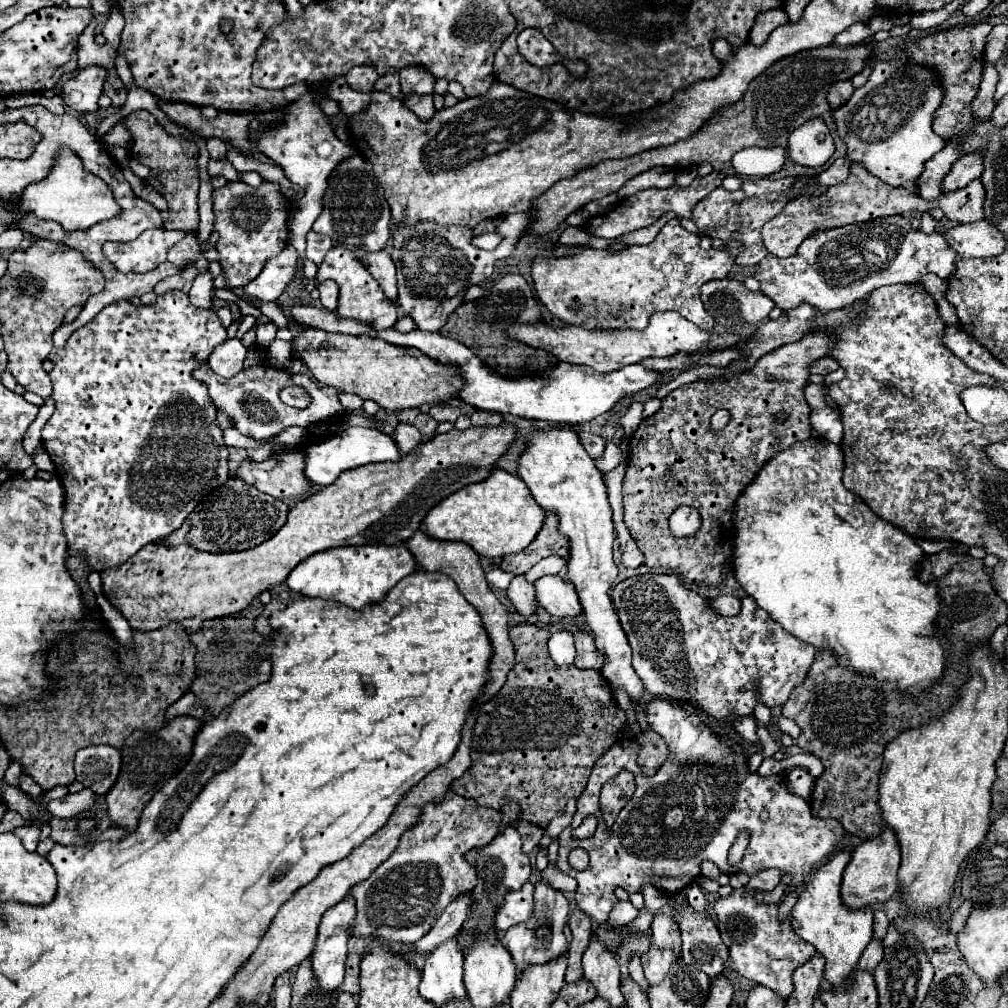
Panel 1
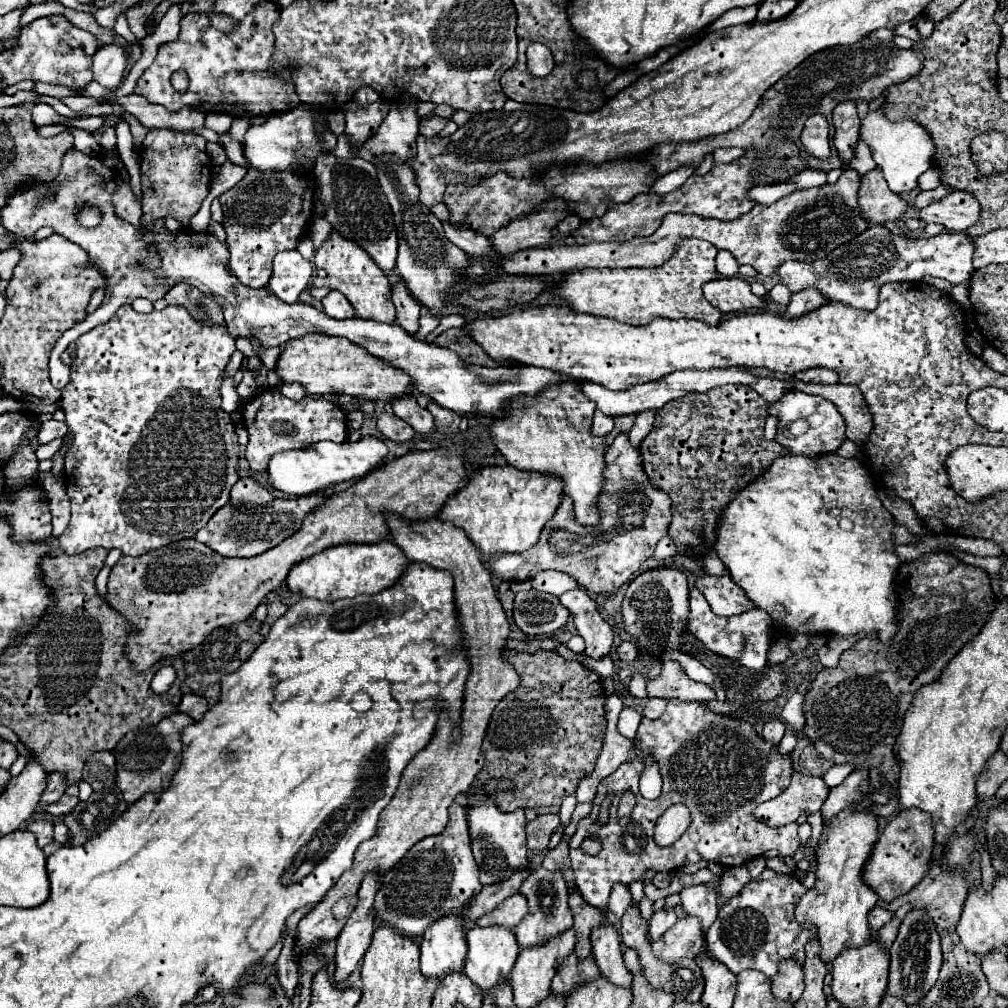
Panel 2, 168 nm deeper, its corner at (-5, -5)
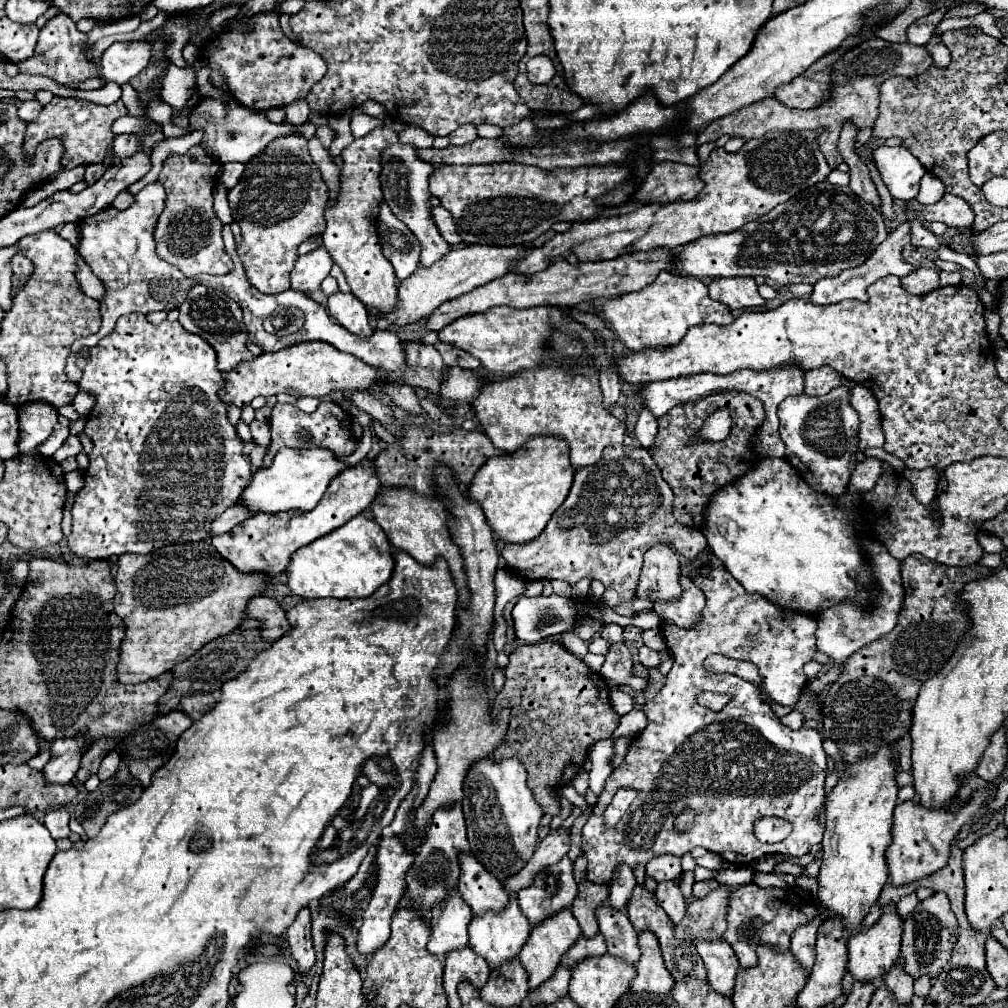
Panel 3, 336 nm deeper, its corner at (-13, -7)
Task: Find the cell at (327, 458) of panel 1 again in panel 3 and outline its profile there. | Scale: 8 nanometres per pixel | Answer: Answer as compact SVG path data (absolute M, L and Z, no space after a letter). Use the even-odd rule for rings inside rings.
M282 448L274 462L268 468L260 468L254 472L250 484L240 494L240 504L248 510L266 512L266 514L280 514L290 510L308 512L316 508L320 498L324 496L330 480L340 474L340 470L346 470L348 466L342 464L330 450L322 448L310 448L310 450L296 450L296 448Z

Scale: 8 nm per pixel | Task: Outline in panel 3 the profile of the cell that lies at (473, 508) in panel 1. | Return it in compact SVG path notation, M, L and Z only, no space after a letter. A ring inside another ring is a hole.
M534 436L514 454L492 456L472 480L470 498L478 502L496 538L522 544L534 540L548 524L548 518L566 500L574 480L568 442L556 436Z

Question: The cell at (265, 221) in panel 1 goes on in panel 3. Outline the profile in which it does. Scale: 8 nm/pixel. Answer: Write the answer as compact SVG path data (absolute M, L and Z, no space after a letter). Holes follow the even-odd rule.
M300 134L276 138L270 146L266 146L266 150L246 164L242 180L228 192L234 220L242 230L242 246L238 248L238 256L242 258L250 284L264 294L278 294L290 288L290 272L298 260L298 246L312 236L320 236L326 226L324 206L328 202L328 186L322 182L320 170L314 166L306 142L308 140Z

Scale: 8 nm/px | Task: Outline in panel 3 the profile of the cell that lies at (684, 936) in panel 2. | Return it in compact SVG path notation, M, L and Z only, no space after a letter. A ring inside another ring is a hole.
M718 886L716 890L708 892L704 898L694 898L688 904L682 922L676 924L678 940L720 938L726 930L728 898L730 898L730 890L726 886Z

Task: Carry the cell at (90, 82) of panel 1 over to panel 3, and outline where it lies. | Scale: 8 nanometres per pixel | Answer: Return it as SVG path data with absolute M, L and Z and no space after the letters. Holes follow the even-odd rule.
M114 42L102 56L102 74L108 82L126 84L140 74L152 56L152 42Z

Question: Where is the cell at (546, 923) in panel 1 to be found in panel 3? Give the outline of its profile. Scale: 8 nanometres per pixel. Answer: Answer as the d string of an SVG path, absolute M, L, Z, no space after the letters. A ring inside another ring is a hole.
M564 856L558 864L540 870L534 882L518 892L518 902L530 924L536 926L558 910L570 908L576 894L578 884L574 880L572 860Z

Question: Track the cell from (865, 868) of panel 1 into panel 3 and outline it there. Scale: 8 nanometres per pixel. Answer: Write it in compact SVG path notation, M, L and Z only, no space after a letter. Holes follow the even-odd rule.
M1000 780L990 782L992 788L980 788L980 790L976 790L972 794L972 798L958 812L950 812L950 810L928 810L918 800L900 802L894 808L892 842L890 842L888 852L886 852L886 860L888 860L888 870L890 870L892 884L910 884L910 882L914 882L918 878L924 878L924 876L940 870L942 866L946 866L954 836L982 808L982 804L988 800L988 796L998 790L998 782Z

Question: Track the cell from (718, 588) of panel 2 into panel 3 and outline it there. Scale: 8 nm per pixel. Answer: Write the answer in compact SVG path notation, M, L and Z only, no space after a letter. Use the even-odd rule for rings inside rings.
M712 568L712 572L710 572L708 578L698 576L698 574L692 574L692 582L694 582L694 584L704 592L704 596L706 596L706 606L704 606L704 610L700 612L700 620L698 620L692 628L680 628L680 626L672 624L670 620L664 620L664 624L662 624L662 636L664 636L664 642L666 642L666 646L668 646L668 650L670 650L670 654L672 654L672 658L674 658L674 666L672 666L670 674L666 676L666 686L664 686L650 702L646 702L646 704L642 706L642 710L644 710L644 714L646 714L646 718L648 718L648 726L632 740L632 744L630 744L630 748L628 748L628 754L626 754L624 762L608 776L608 780L606 780L606 784L604 784L600 796L598 796L598 806L594 808L594 812L592 812L590 820L586 822L586 826L582 828L582 850L584 850L586 860L588 860L588 878L590 878L590 882L604 882L604 884L610 884L612 874L614 874L614 870L616 870L618 864L628 864L628 866L634 868L636 864L648 864L652 858L662 856L662 854L684 856L684 854L690 852L694 846L702 846L702 848L706 848L706 850L714 852L714 854L720 854L726 862L730 862L730 864L736 866L736 864L752 864L752 860L760 860L762 856L768 856L768 854L804 856L804 854L810 852L810 848L812 848L814 844L820 844L820 842L822 842L824 826L820 824L820 808L822 808L824 796L826 796L826 792L824 792L824 780L826 780L826 770L828 770L828 766L826 766L826 752L824 752L824 748L822 748L822 738L820 738L818 730L816 730L816 728L800 728L800 730L794 732L794 730L786 728L786 726L780 722L780 718L774 714L772 706L760 700L760 690L758 690L754 684L750 684L750 682L746 682L746 680L742 680L740 676L734 676L734 674L714 674L714 672L708 672L708 670L704 668L704 658L708 658L710 654L720 654L720 656L726 656L726 658L732 658L732 660L748 660L748 662L752 662L754 666L758 666L758 672L760 672L760 676L764 678L762 682L764 682L766 694L768 694L776 704L780 704L780 706L790 706L790 704L794 704L794 702L800 698L800 692L802 692L804 682L806 682L806 676L804 676L804 672L802 672L802 666L804 666L806 662L810 662L812 656L816 654L816 638L814 638L814 632L816 632L816 618L814 618L814 616L808 616L808 614L804 614L804 612L796 612L796 610L790 610L790 608L776 606L776 604L768 602L768 600L766 600L764 596L760 596L760 594L748 594L748 592L740 586L740 582L736 582L736 580L726 572L726 568ZM704 690L724 692L724 694L730 694L730 696L734 696L734 698L732 698L730 704L724 706L722 712L716 714L716 712L712 712L712 710L708 710L708 708L704 708L704 706L700 706L700 704L696 702L696 696L698 696L700 692L704 692ZM620 788L636 790L638 796L634 798L634 802L630 804L630 808L628 808L628 812L622 816L622 820L620 820L614 828L606 828L606 824L604 824L604 810L608 808L608 804L612 802L614 794L616 794ZM682 808L694 810L696 818L694 818L692 828L686 828L686 830L680 832L680 830L676 830L674 820L676 820L676 816L680 814ZM764 816L786 818L786 820L792 824L790 838L786 838L786 840L782 840L782 842L778 842L778 844L762 844L762 842L754 836L754 822L756 822L756 818L764 818Z

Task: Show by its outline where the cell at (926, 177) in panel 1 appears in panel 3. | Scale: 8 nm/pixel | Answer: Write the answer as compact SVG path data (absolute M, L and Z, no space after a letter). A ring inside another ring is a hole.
M926 174L920 182L920 194L916 196L916 200L920 204L934 204L942 194L944 194L944 184L936 176Z

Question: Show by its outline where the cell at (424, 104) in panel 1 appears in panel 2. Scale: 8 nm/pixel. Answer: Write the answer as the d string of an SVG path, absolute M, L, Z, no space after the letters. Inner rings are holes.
M432 116L432 118L420 118L420 134L424 136L436 136L440 134L440 130L444 128L448 120L440 118L440 116Z

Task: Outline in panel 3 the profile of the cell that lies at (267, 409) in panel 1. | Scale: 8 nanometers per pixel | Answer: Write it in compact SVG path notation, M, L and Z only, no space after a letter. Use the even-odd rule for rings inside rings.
M322 400L316 408L316 412L306 414L302 410L296 408L296 404L276 404L272 410L272 418L270 418L270 426L272 426L272 442L268 446L268 454L264 458L264 466L270 466L276 452L284 446L288 448L328 448L332 450L338 458L340 456L350 456L356 448L356 442L352 438L350 432L350 424L352 418L340 408L336 406L332 400Z

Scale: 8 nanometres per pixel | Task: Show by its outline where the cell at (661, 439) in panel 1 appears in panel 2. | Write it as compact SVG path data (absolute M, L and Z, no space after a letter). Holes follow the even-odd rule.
M726 384L712 388L708 392L692 392L678 400L670 400L656 412L654 428L640 444L642 468L650 478L654 488L666 492L672 500L672 522L668 536L678 548L678 554L668 558L670 566L686 568L692 574L704 574L704 554L710 552L716 544L718 520L724 508L736 498L740 490L744 490L750 482L754 482L778 456L790 454L788 448L778 442L764 440L762 430L768 418L768 402L758 396L758 392L750 386Z

